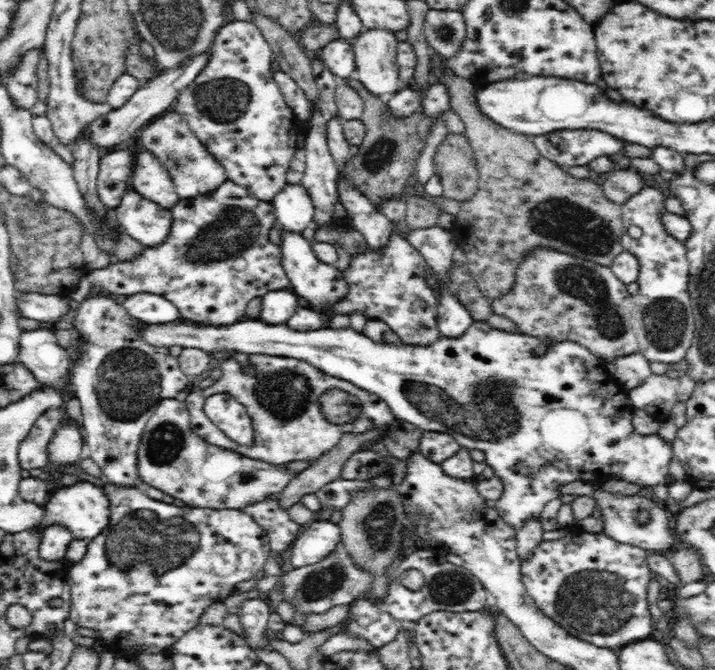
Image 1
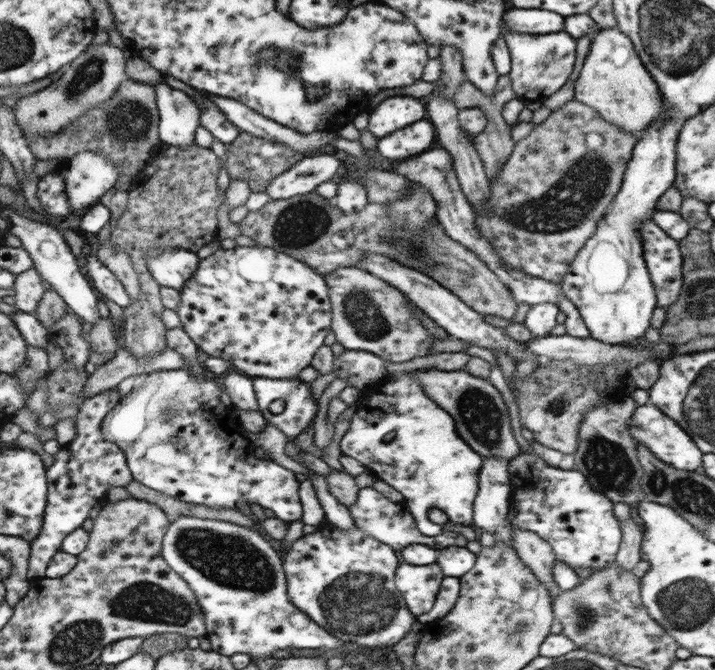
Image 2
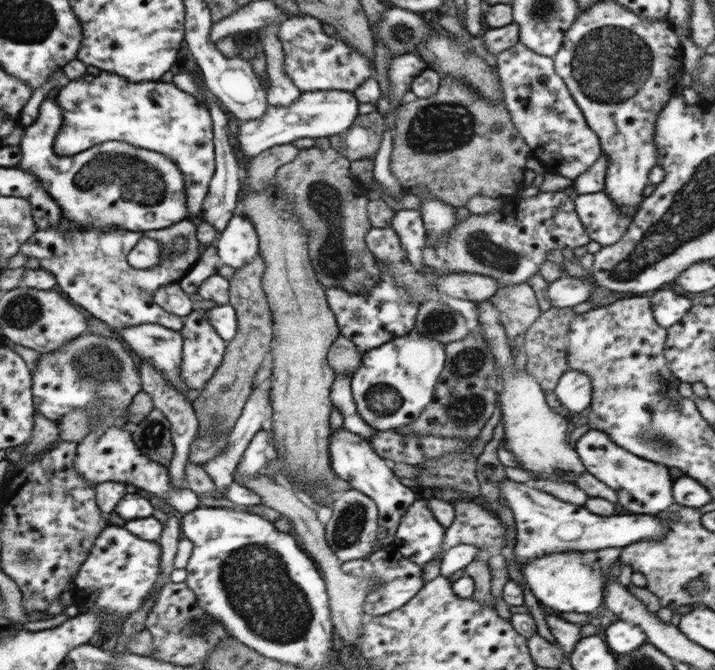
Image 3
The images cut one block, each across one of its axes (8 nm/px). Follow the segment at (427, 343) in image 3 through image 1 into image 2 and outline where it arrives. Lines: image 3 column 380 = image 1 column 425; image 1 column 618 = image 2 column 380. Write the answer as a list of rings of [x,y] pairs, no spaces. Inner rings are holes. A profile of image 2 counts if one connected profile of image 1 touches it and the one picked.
[[[416,370],[404,373],[394,380],[366,388],[358,398],[357,410],[350,428],[341,438],[339,448],[345,456],[358,460],[377,479],[388,483],[404,495],[403,502],[416,519],[418,531],[426,536],[438,536],[444,525],[433,524],[428,517],[432,508],[440,508],[448,516],[448,522],[472,526],[473,504],[478,494],[478,478],[482,468],[482,457],[456,432],[454,419],[440,408],[415,379]]]

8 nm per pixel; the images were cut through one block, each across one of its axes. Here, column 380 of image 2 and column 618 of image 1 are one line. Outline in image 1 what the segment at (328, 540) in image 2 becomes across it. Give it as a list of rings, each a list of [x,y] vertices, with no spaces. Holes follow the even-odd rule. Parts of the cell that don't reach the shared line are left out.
[[[575,523],[564,528],[566,531],[566,536],[558,540],[543,540],[541,544],[538,544],[532,552],[532,556],[528,560],[521,561],[521,580],[526,588],[527,595],[534,600],[536,606],[552,620],[556,621],[561,627],[564,627],[568,634],[578,637],[579,639],[585,640],[594,646],[602,648],[616,648],[616,651],[628,643],[633,641],[639,641],[648,638],[651,632],[654,630],[655,623],[654,617],[650,614],[648,610],[648,600],[647,600],[647,590],[649,586],[650,579],[653,578],[654,573],[649,567],[647,561],[646,551],[643,548],[638,548],[632,544],[622,544],[621,542],[616,542],[613,538],[610,538],[604,534],[604,532],[590,533],[584,532],[576,526]]]

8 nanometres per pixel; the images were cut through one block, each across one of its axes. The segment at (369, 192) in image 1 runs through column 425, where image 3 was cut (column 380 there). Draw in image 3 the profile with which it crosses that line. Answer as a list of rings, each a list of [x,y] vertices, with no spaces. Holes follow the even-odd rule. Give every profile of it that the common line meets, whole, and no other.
[[[377,110],[359,115],[346,132],[329,137],[332,148],[343,154],[351,162],[373,158],[380,146],[386,120]]]

